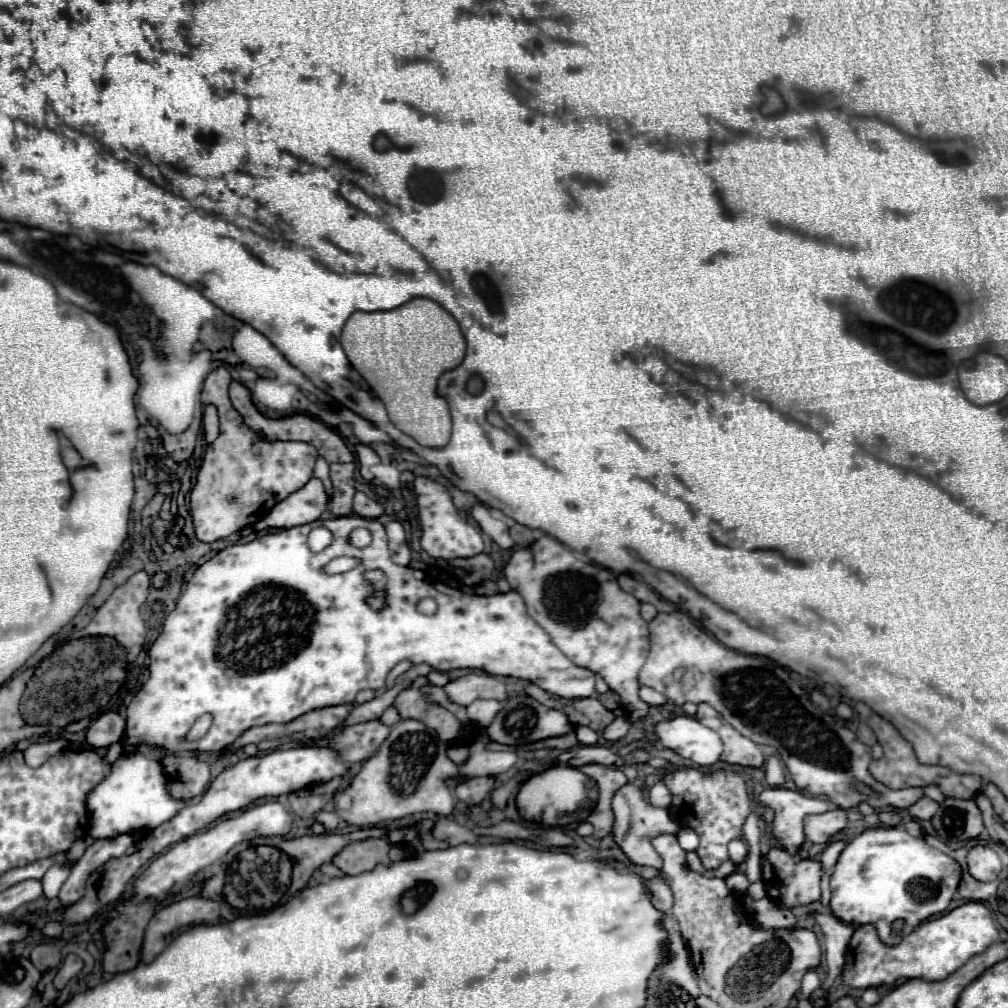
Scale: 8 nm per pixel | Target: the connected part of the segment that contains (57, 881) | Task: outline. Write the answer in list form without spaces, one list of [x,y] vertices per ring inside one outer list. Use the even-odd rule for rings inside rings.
[[[51,866],[47,870],[47,874],[43,876],[43,890],[45,890],[45,898],[55,898],[59,894],[59,888],[63,886],[63,882],[67,880],[69,870],[61,868],[61,866]]]

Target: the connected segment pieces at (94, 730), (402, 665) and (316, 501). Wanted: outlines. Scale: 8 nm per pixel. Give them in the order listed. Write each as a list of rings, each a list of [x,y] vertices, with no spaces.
[[[117,712],[101,714],[87,730],[87,744],[95,748],[111,746],[125,736],[125,720]]]
[[[403,660],[403,662],[399,662],[389,674],[387,674],[387,688],[391,688],[393,684],[395,684],[395,680],[405,672],[405,670],[409,670],[411,668],[411,662],[409,660]]]
[[[311,478],[301,490],[281,500],[253,528],[259,532],[265,528],[293,528],[299,524],[307,524],[317,520],[323,514],[323,510],[327,510],[327,504],[329,504],[329,498],[323,490],[321,480]]]

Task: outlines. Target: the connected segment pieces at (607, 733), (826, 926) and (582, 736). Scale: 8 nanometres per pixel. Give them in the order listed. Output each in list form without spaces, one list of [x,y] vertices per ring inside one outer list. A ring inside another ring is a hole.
[[[615,718],[615,720],[603,730],[601,738],[603,738],[603,742],[607,742],[607,744],[619,742],[619,740],[629,732],[629,728],[631,728],[631,722],[629,722],[627,718]]]
[[[809,912],[809,918],[813,918],[823,934],[825,934],[825,958],[827,958],[827,978],[822,984],[822,988],[828,991],[835,978],[841,974],[843,962],[845,962],[845,952],[847,944],[853,936],[853,926],[839,922],[835,916],[821,914],[821,912]]]
[[[579,726],[577,738],[579,738],[579,744],[595,744],[599,740],[599,734],[593,732],[589,726]]]

